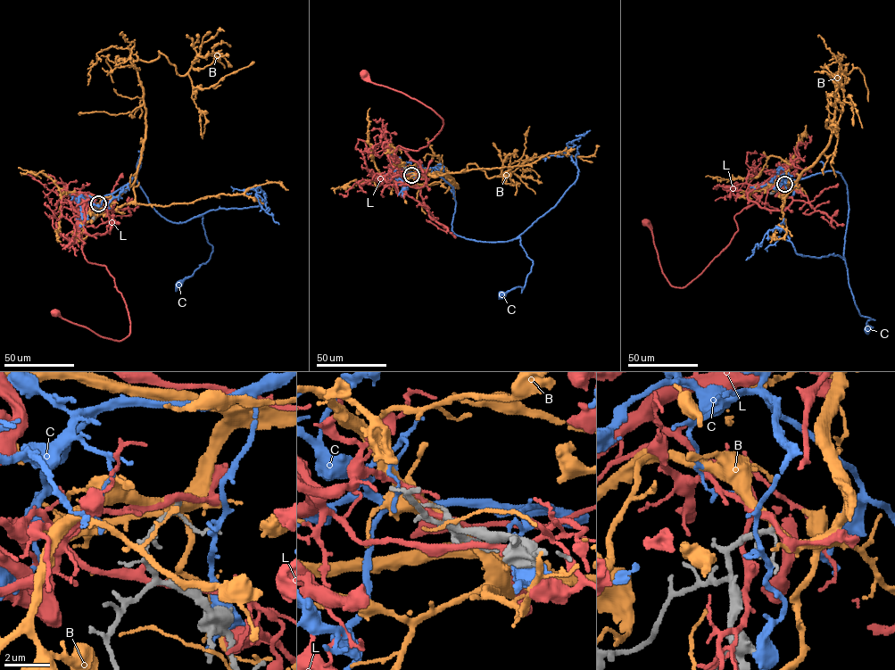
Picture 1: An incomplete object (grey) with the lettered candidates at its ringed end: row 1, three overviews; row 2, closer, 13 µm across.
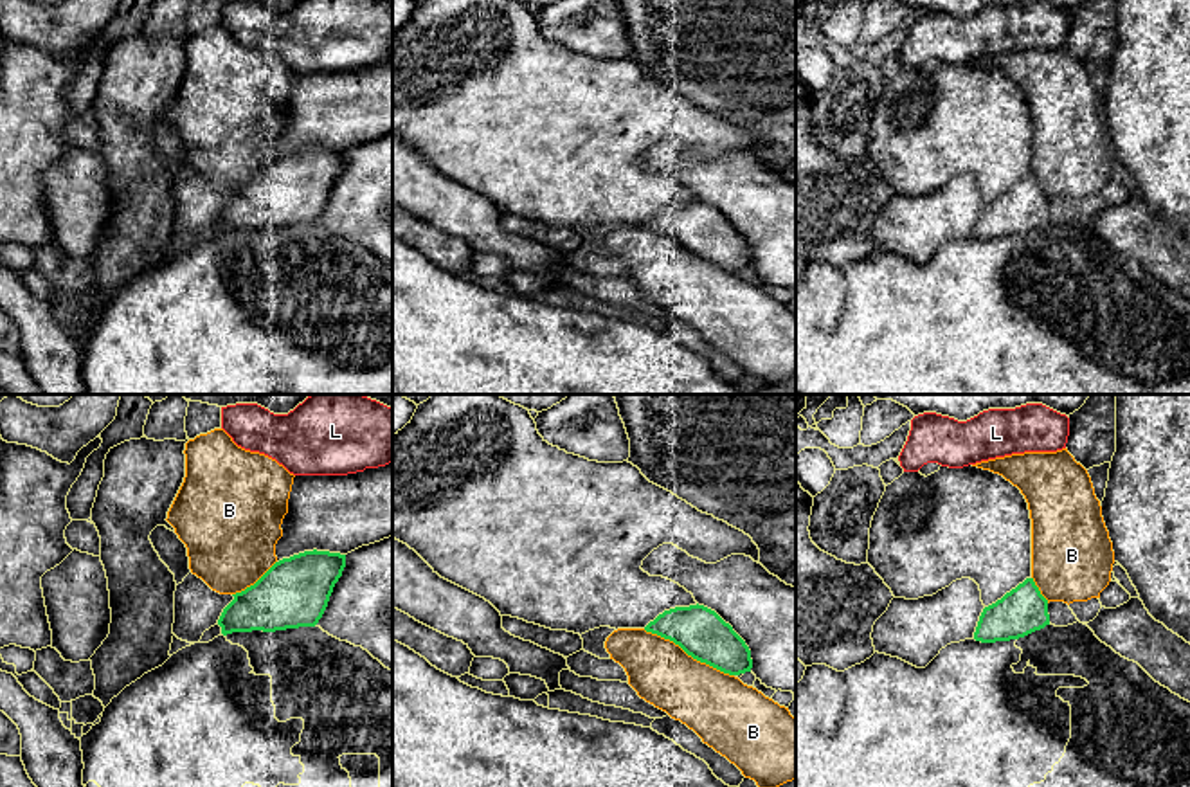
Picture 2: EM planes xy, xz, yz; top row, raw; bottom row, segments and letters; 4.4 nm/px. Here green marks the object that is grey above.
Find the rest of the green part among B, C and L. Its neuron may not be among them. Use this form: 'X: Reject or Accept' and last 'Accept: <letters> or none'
B: Reject
C: Reject
L: Reject
Accept: none

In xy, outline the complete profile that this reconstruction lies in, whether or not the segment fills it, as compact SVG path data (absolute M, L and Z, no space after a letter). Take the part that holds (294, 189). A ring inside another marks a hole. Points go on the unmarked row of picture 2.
M317 146L275 158L254 182L232 191L218 216L221 231L315 223L344 164L346 151Z

